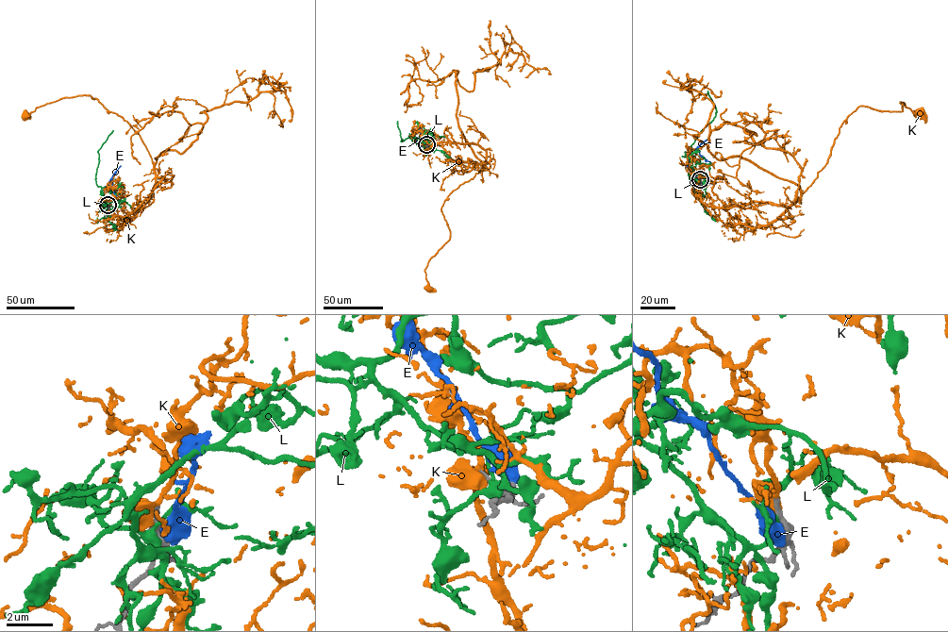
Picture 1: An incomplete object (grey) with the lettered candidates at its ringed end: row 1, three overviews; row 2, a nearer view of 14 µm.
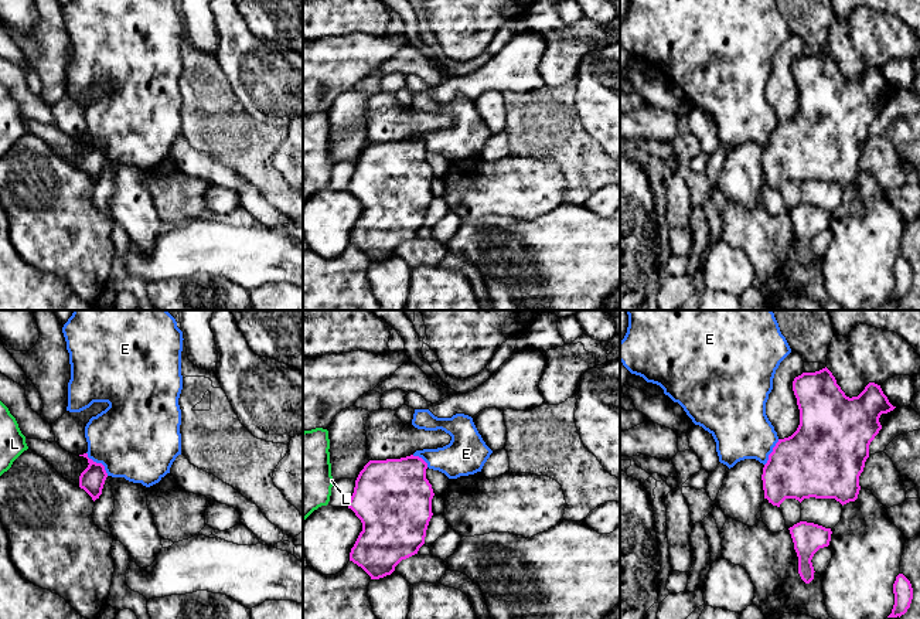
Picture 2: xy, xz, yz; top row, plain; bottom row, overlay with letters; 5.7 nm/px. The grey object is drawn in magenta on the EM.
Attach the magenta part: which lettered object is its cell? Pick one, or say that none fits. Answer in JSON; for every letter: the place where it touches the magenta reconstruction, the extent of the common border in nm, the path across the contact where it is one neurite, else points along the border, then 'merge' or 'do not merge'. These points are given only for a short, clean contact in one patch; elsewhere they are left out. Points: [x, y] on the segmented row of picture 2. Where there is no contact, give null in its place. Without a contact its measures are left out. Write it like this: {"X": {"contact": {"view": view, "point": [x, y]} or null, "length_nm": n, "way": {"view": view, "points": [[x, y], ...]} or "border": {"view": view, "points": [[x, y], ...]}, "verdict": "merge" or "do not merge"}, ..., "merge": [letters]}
{"E": {"contact": {"view": "xy", "point": [98, 463]}, "length_nm": 180, "border": {"view": "xy", "points": [[87, 452], [89, 458], [104, 466], [108, 475]]}, "verdict": "do not merge"}, "K": {"contact": null, "verdict": "merge"}, "L": {"contact": null, "verdict": "do not merge"}, "merge": ["K"]}

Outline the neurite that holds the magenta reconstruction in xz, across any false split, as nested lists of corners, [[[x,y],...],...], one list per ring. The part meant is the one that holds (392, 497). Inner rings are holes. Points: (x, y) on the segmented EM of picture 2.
[[[410,455],[369,460],[360,472],[348,509],[361,520],[362,531],[351,548],[350,561],[361,567],[371,579],[391,575],[402,560],[418,554],[425,544],[435,496],[426,469],[427,463],[422,458]]]

